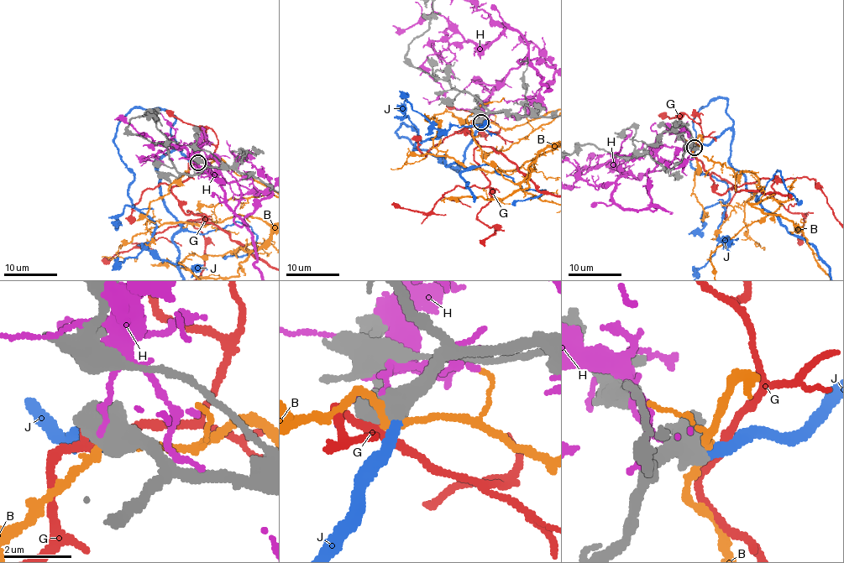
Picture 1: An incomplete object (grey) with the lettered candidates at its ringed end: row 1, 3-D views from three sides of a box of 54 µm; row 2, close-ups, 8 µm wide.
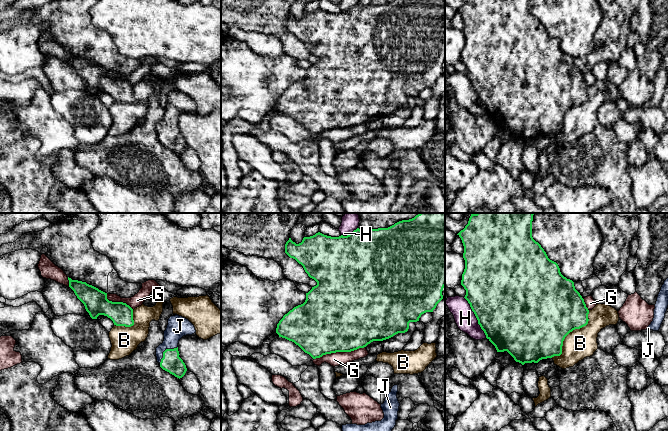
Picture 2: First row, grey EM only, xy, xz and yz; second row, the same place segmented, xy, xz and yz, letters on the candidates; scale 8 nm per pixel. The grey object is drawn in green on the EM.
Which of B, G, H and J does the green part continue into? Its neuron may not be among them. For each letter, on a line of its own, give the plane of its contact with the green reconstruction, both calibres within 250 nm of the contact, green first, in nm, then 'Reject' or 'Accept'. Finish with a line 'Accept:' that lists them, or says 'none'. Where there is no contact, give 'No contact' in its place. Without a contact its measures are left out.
B: Touches green in yz. Thickness 500 nm (green) against 240 nm. Reject
G: Touches green in xz. Thickness 500 nm (green) against 110 nm. Reject
H: Touches green in yz. Thickness 500 nm (green) against 160 nm. Reject
J: Touches green in xy. Thickness 160 nm (green) against 170 nm. Accept
Accept: J

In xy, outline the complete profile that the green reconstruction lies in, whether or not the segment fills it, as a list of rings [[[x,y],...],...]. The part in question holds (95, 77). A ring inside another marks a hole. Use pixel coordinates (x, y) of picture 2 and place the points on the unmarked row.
[[[68,53],[69,63],[84,80],[92,95],[99,91],[110,94],[114,101],[131,103],[134,101],[133,85],[123,78],[112,78],[107,75],[107,69],[86,58],[72,56]]]

